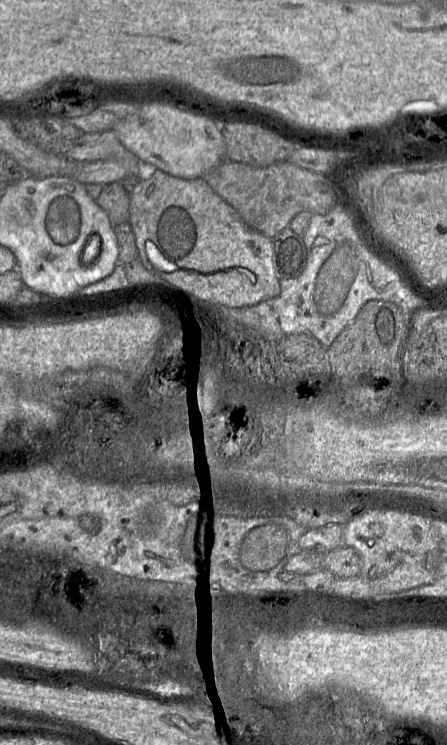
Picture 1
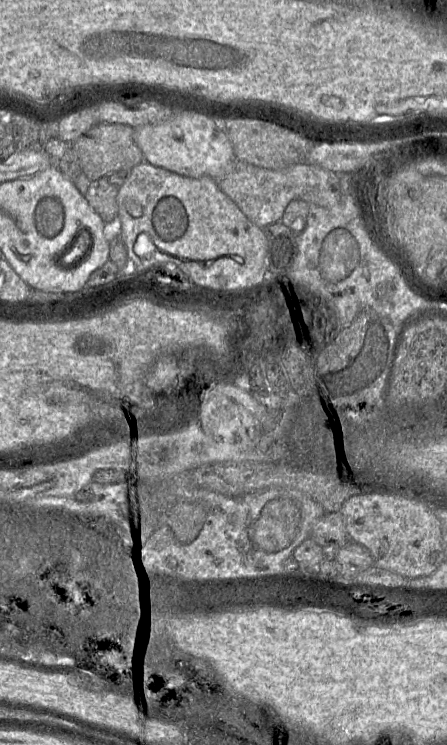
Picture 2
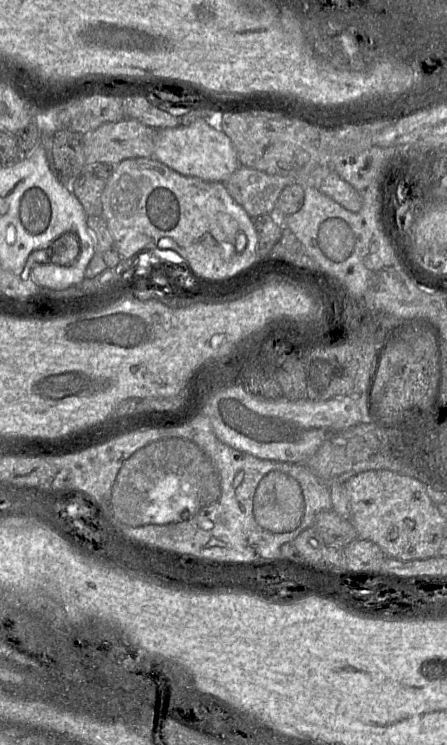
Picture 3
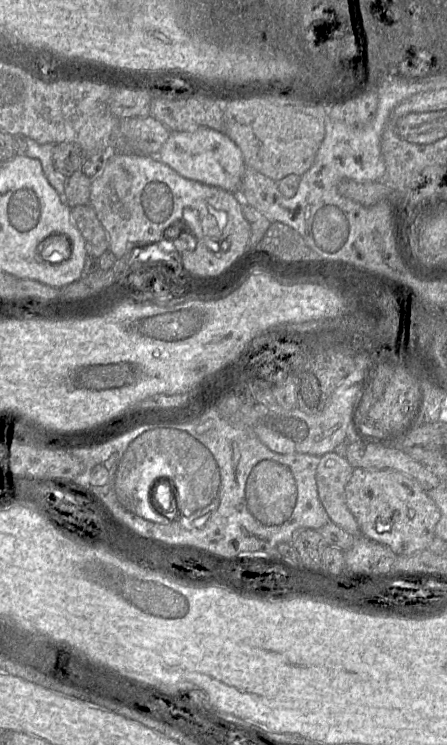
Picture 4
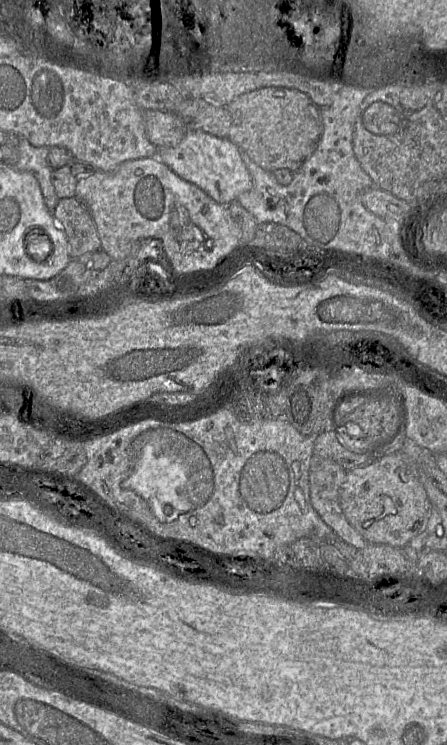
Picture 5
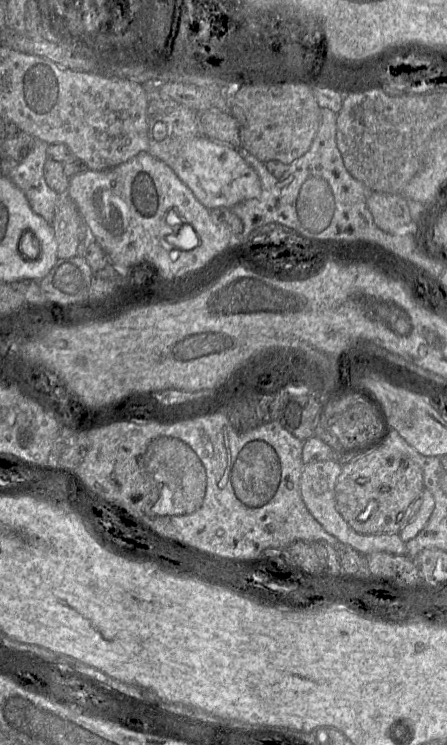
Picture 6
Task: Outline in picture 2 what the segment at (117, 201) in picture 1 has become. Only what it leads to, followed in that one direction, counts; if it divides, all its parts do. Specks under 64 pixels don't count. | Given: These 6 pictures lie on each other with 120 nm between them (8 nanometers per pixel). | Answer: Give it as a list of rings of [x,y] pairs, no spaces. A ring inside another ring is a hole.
[[[102,177],[90,183],[84,196],[91,208],[101,217],[105,224],[116,224],[119,188],[110,184],[106,177]]]

